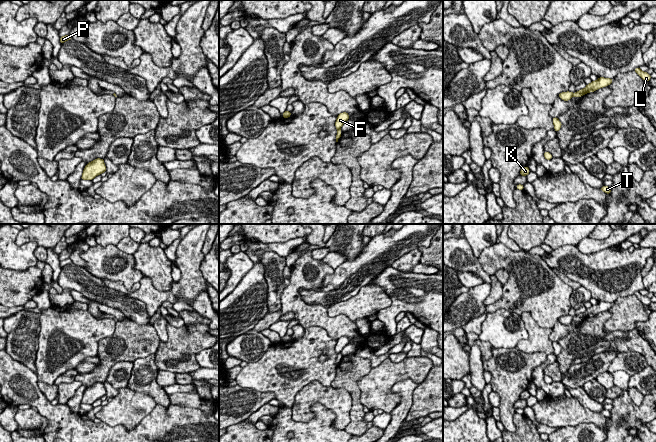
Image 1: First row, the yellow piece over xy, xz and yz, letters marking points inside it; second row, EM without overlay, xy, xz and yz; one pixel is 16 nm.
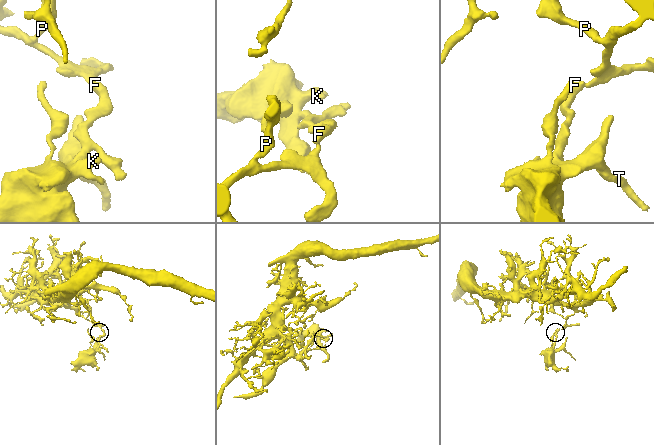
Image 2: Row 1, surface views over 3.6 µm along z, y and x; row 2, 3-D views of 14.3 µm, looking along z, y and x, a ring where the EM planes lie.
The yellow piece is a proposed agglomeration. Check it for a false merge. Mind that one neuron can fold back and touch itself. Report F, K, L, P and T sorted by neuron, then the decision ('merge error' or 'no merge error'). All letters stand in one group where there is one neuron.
F K T / L P | merge error

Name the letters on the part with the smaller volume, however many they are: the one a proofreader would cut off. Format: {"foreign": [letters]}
{"foreign": ["F", "K", "T"]}

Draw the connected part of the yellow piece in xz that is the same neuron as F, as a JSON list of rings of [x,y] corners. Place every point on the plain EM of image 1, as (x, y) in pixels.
[[[347,336],[340,337],[337,340],[337,344],[335,346],[335,350],[337,354],[340,354],[342,349],[349,344],[349,338]]]

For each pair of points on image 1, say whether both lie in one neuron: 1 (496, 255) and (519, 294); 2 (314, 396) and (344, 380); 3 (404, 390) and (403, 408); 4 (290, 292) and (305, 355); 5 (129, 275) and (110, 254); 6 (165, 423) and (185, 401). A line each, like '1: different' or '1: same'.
1: same
2: different
3: same
4: different
5: same
6: different

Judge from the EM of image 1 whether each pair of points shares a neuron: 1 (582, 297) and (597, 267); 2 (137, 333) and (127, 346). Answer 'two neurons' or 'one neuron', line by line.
1: two neurons
2: one neuron

